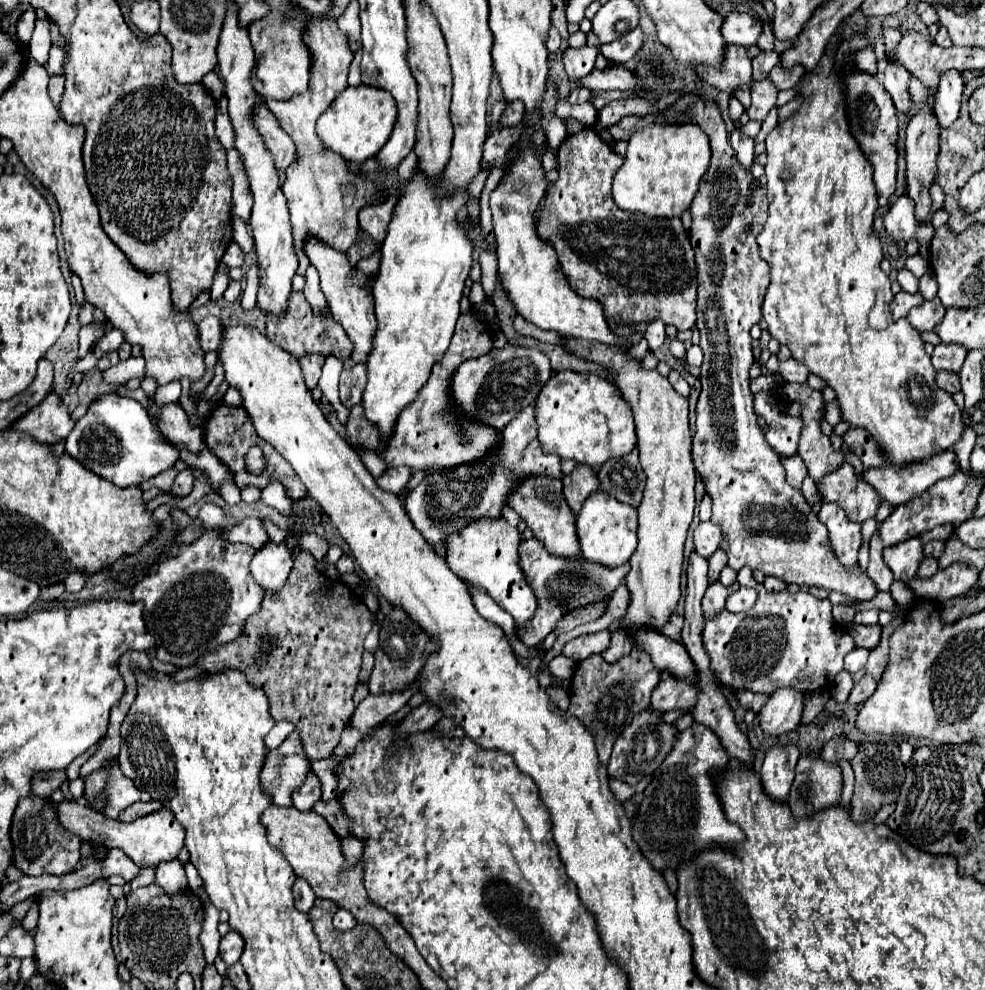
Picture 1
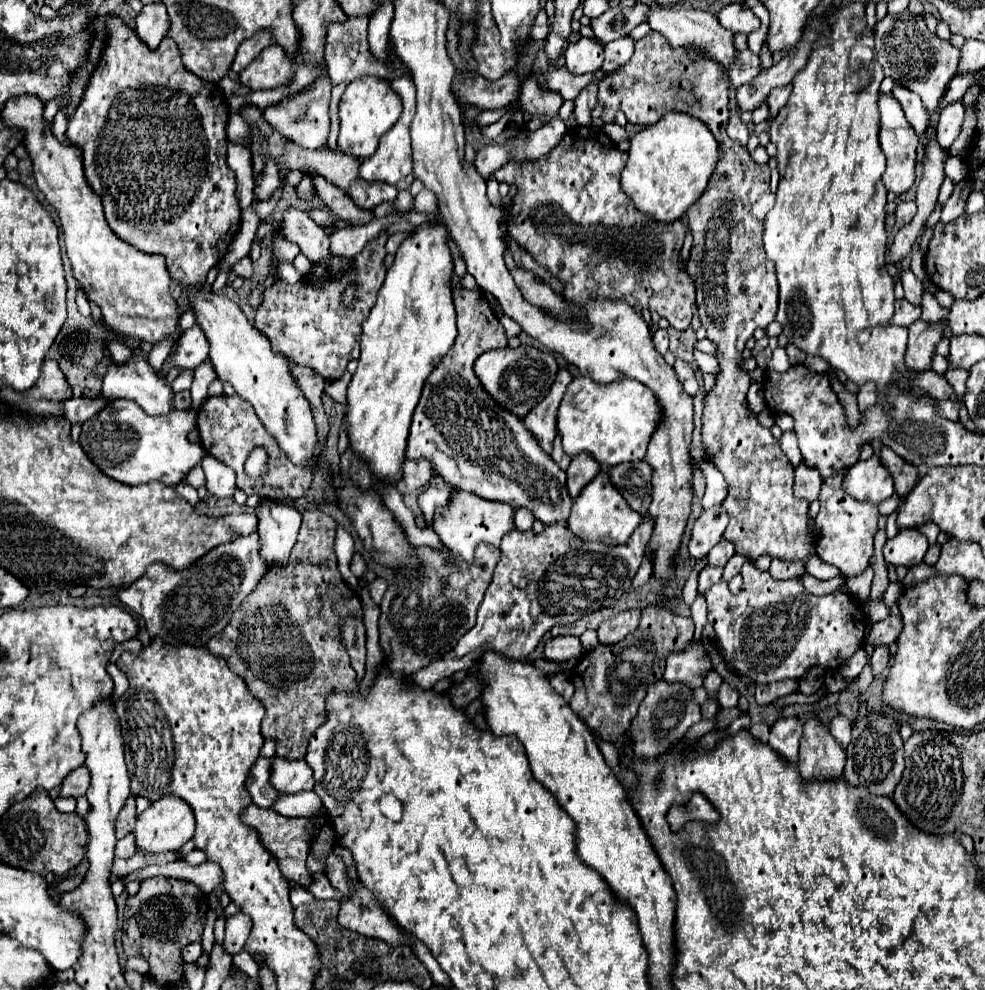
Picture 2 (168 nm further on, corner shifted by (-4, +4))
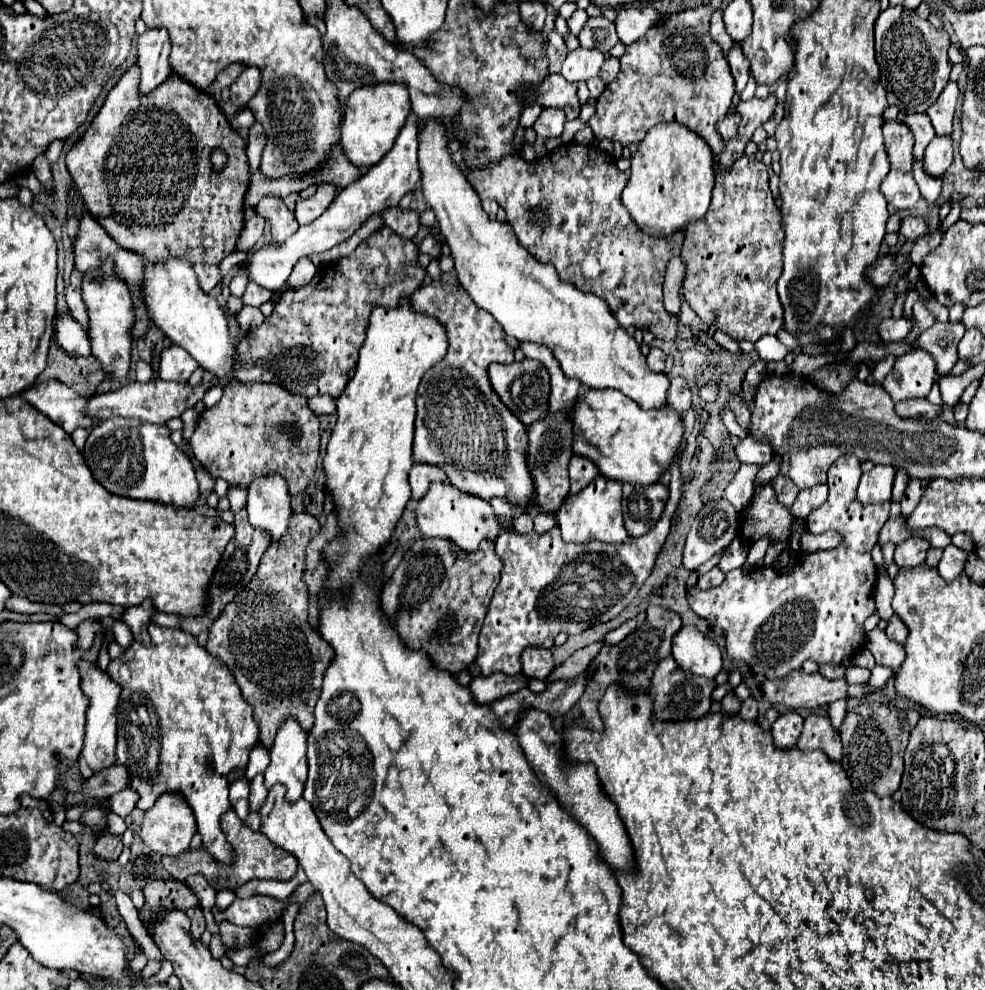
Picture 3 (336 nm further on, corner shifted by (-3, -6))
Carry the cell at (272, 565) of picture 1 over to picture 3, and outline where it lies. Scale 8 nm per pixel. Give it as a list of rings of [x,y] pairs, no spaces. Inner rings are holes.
[[[271,474],[267,478],[257,478],[257,482],[251,482],[247,496],[249,522],[255,528],[269,532],[273,542],[277,542],[287,532],[291,516],[289,502],[291,496],[283,478]]]

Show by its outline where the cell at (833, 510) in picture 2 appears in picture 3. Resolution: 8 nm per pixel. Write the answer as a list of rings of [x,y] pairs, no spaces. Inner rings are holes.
[[[851,454],[839,458],[829,468],[827,502],[805,520],[811,534],[823,534],[827,530],[841,532],[843,542],[835,550],[799,554],[791,572],[765,566],[753,570],[737,568],[715,588],[699,590],[693,586],[687,590],[687,602],[693,612],[705,618],[707,624],[721,628],[727,636],[729,658],[747,662],[759,680],[783,678],[791,670],[801,668],[805,660],[839,664],[865,644],[863,622],[877,610],[873,600],[877,566],[871,550],[889,518],[889,502],[863,506],[855,496],[859,478],[859,458]]]

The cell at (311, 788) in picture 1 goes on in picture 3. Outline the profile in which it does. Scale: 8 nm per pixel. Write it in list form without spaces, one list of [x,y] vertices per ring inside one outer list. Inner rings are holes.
[[[287,718],[271,746],[271,764],[265,770],[265,786],[283,784],[287,788],[287,800],[301,798],[307,780],[305,754],[307,732],[295,718]]]

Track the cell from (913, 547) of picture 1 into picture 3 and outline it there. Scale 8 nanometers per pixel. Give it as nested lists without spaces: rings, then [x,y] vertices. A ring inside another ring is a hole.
[[[909,538],[901,544],[897,544],[895,550],[895,564],[899,568],[907,566],[919,566],[925,562],[925,554],[931,548],[931,544],[925,538]]]

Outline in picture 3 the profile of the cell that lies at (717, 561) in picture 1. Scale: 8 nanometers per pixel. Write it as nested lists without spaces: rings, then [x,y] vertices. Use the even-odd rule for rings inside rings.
[[[735,538],[735,542],[731,542],[731,546],[723,552],[721,562],[719,562],[719,568],[725,574],[731,572],[733,568],[741,568],[745,564],[747,552],[749,552],[749,542],[743,542],[741,538]]]

